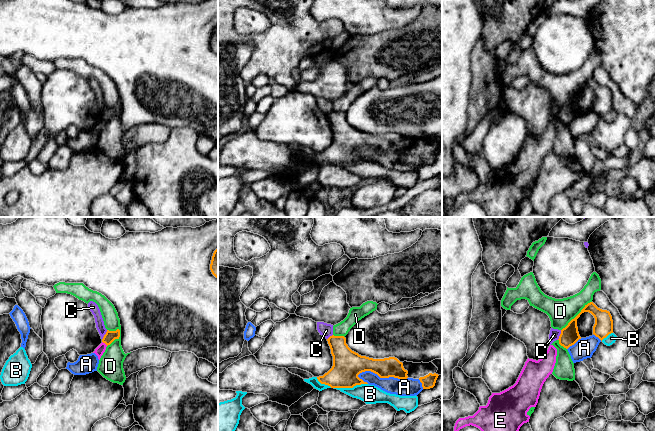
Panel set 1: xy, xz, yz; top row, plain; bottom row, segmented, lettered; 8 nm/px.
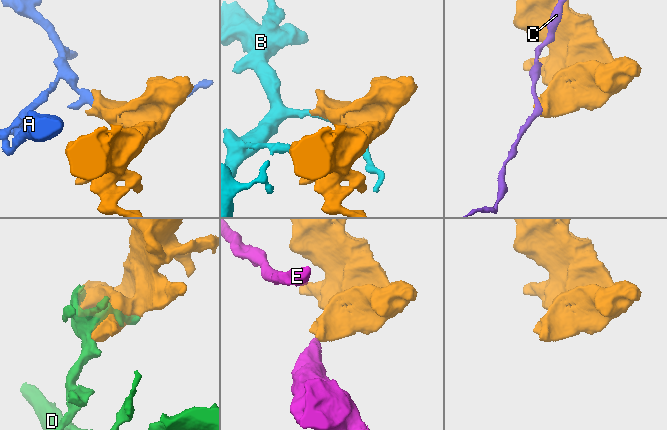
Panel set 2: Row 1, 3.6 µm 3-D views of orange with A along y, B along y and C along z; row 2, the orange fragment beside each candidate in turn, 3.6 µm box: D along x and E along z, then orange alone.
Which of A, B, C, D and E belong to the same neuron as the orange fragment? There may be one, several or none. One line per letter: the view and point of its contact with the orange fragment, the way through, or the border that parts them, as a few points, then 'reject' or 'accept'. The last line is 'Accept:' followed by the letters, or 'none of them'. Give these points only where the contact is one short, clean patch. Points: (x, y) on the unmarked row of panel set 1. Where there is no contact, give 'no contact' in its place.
A: meets orange in xz at (382, 153); reject
B: meets orange in xz at (350, 163); reject
C: meets orange in yz at (560, 111); border along yz (561, 106), (557, 115); reject
D: meets orange in yz at (577, 91); reject
E: meets orange in xy at (105, 119); border along xy (102, 117), (107, 121); reject
Accept: none of them

